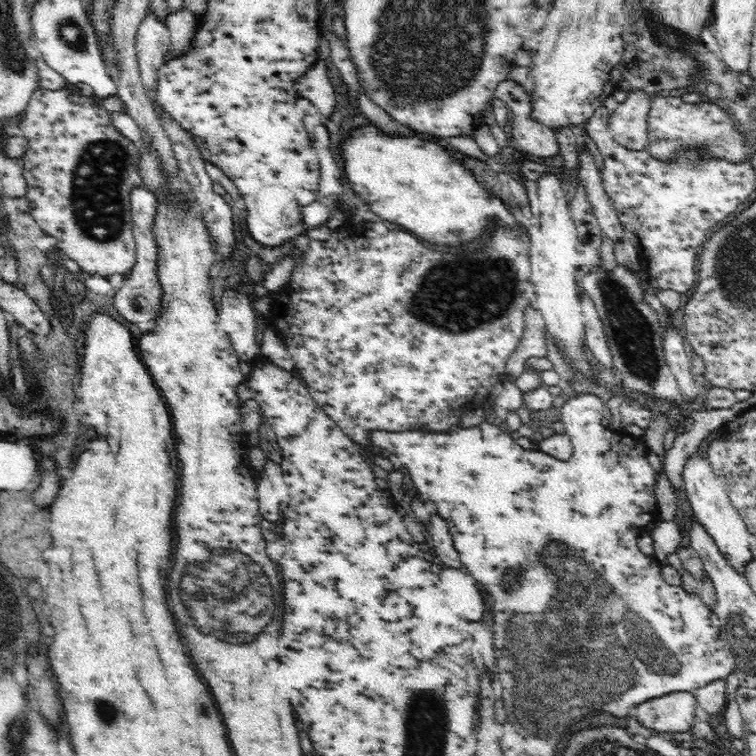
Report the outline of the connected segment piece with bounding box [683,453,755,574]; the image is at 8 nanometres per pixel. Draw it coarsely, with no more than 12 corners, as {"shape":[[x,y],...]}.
{"shape":[[695,453],[683,490],[720,555],[745,574],[755,560],[740,513]]}

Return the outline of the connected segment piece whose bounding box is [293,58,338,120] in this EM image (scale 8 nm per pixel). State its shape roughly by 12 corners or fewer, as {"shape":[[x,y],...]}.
{"shape":[[321,58],[293,84],[323,120],[336,109],[327,63]]}

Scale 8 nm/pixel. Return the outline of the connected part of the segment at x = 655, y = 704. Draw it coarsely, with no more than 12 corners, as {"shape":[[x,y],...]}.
{"shape":[[676,691],[635,705],[646,728],[686,732],[697,700]]}

